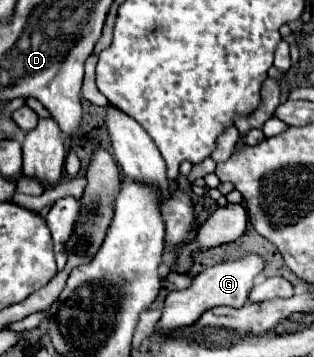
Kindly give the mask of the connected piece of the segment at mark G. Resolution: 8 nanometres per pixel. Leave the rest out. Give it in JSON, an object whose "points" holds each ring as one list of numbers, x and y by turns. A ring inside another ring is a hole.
{"points":[[243,255,243,257,233,257,225,259,217,265,205,267,201,273,193,275,193,281,187,289,183,291,171,291,165,299,163,305,163,317,157,323,163,331,179,329,193,325,197,317,201,317,203,311,217,307,217,305,229,305,229,307,243,307,249,301,249,293,253,289,255,277,265,269,265,259,261,255]]}

